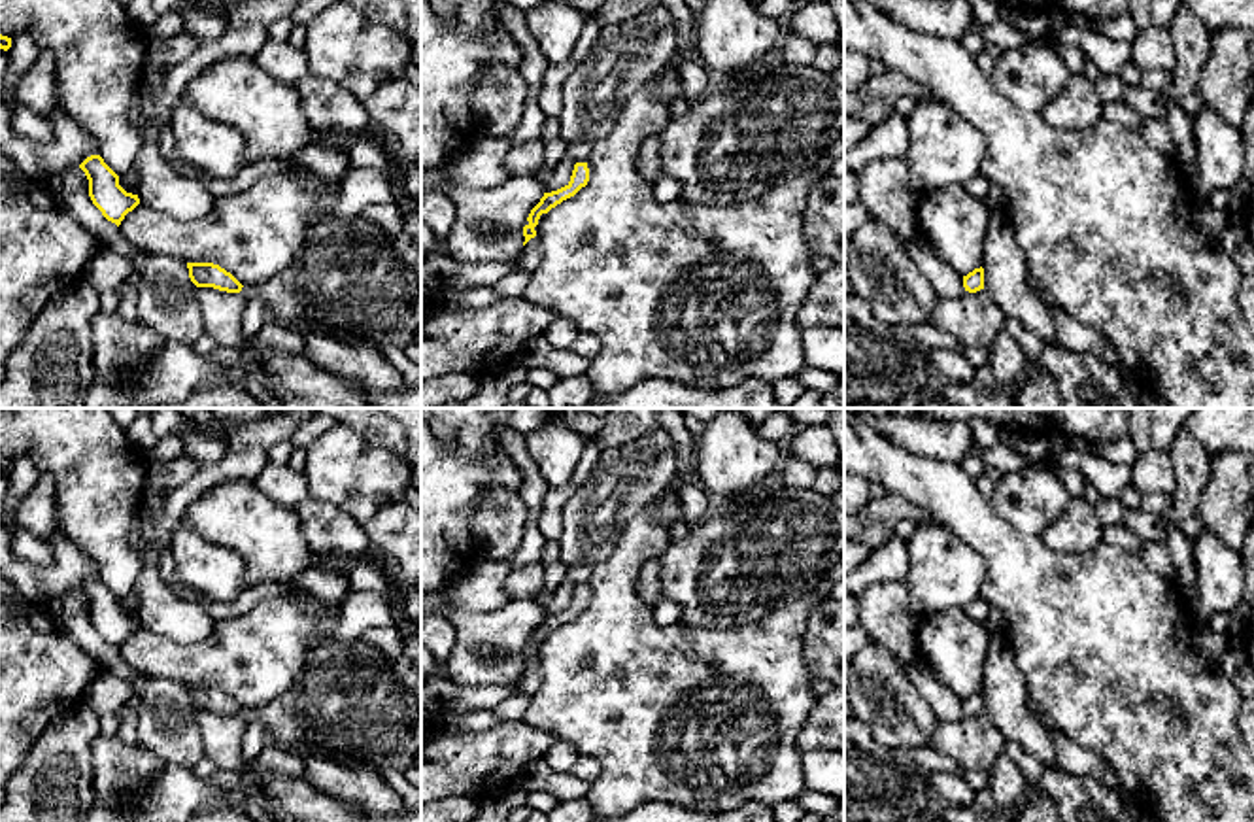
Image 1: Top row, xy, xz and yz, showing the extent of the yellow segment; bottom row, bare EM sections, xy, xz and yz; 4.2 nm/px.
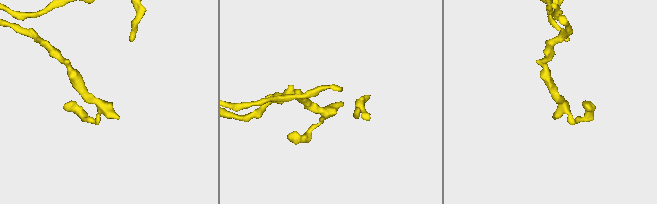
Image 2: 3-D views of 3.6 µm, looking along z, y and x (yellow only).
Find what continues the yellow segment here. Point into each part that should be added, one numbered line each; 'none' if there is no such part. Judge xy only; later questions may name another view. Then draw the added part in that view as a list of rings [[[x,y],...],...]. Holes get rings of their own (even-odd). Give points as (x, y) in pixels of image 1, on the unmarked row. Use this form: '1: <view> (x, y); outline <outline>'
1: xy (348, 702); outline [[[363,637],[321,642],[306,656],[293,684],[264,707],[242,711],[246,722],[259,722],[266,737],[300,754],[325,754],[374,771],[406,771],[421,750],[421,707],[402,684],[395,661]]]

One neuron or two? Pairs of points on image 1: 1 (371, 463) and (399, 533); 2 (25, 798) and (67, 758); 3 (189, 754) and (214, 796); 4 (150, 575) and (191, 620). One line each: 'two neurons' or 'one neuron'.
1: one neuron
2: one neuron
3: two neurons
4: one neuron

